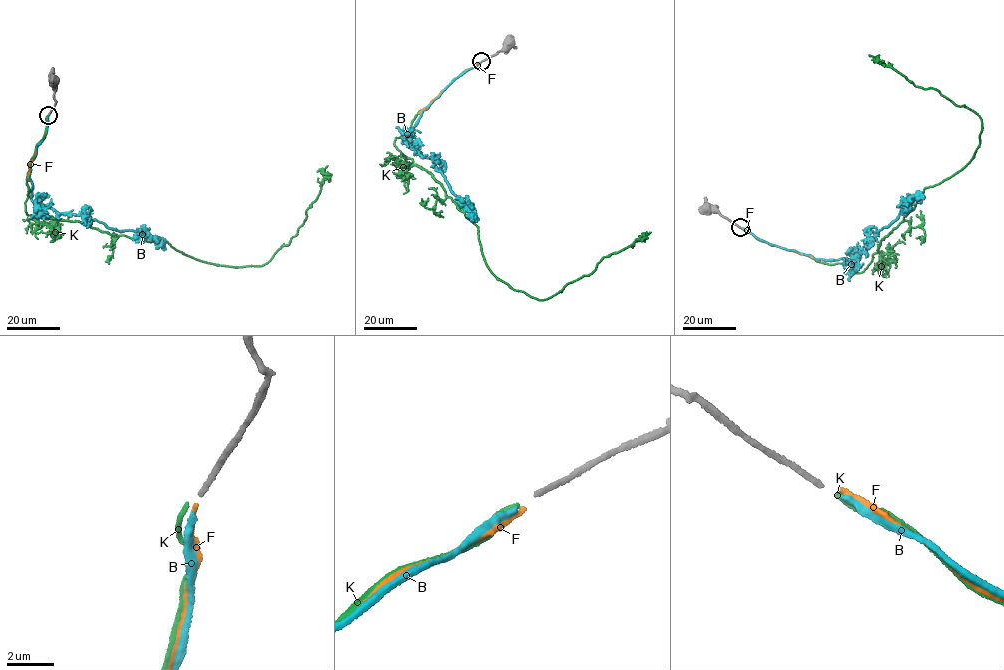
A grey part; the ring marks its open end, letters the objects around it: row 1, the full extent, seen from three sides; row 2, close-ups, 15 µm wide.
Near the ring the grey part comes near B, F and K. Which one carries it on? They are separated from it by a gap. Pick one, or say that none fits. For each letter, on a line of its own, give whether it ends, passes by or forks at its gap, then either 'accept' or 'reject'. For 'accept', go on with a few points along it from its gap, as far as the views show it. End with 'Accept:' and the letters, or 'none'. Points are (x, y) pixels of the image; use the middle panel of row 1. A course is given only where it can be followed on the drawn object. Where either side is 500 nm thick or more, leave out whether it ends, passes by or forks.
B: it ends there; reject
F: it ends there; reject
K: it ends there; reject
Accept: none

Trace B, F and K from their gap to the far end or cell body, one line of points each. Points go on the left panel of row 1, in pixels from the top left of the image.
B: (48, 116), (44, 137), (30, 164), (32, 201), (57, 213), (95, 220), (121, 232), (139, 233), (166, 249)
F: (47, 116), (44, 136), (30, 162), (28, 181)
K: (46, 115), (29, 164), (28, 215), (165, 241), (209, 263), (267, 263), (297, 235), (327, 165)

